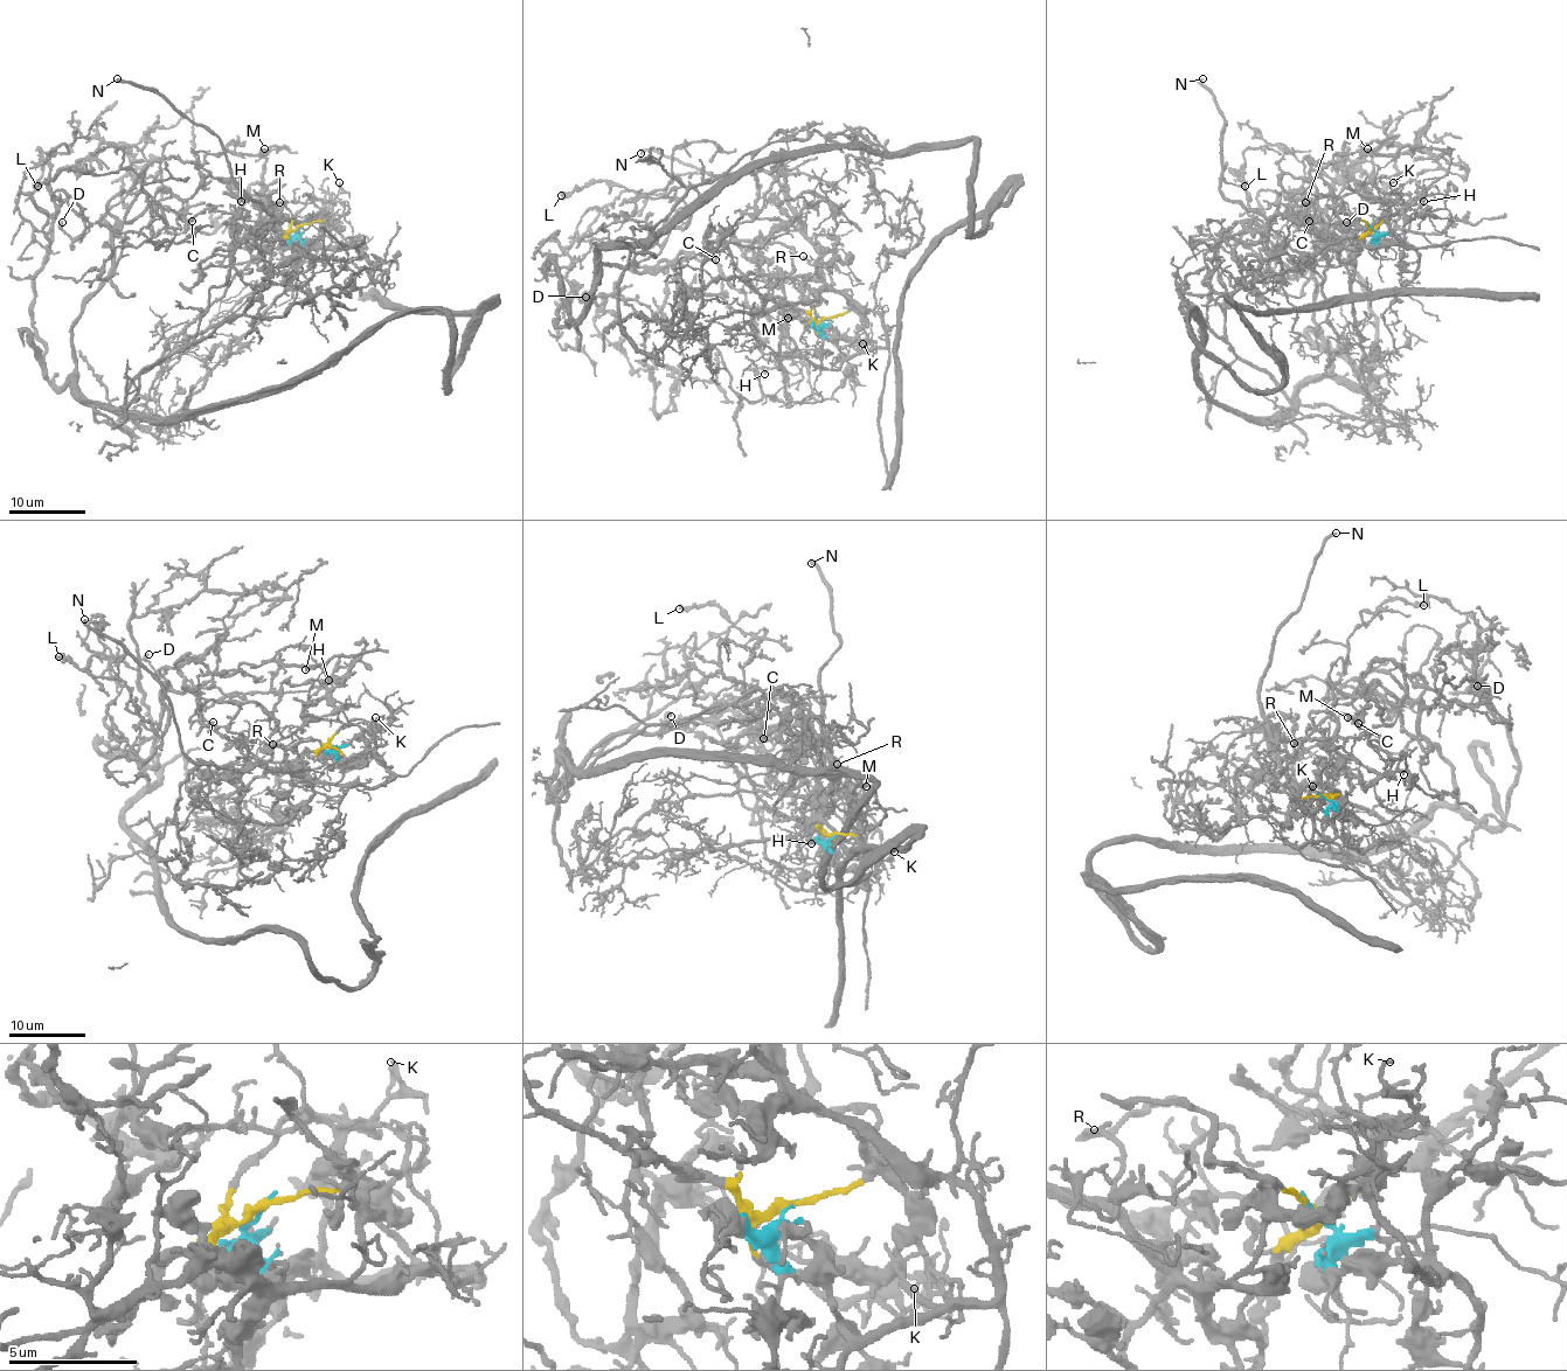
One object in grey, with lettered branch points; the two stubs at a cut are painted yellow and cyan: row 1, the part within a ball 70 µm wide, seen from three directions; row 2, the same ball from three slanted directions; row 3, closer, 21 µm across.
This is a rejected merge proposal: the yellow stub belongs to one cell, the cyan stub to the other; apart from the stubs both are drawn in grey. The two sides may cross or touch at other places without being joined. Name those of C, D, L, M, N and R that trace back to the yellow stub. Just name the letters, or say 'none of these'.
C, D, L, M

